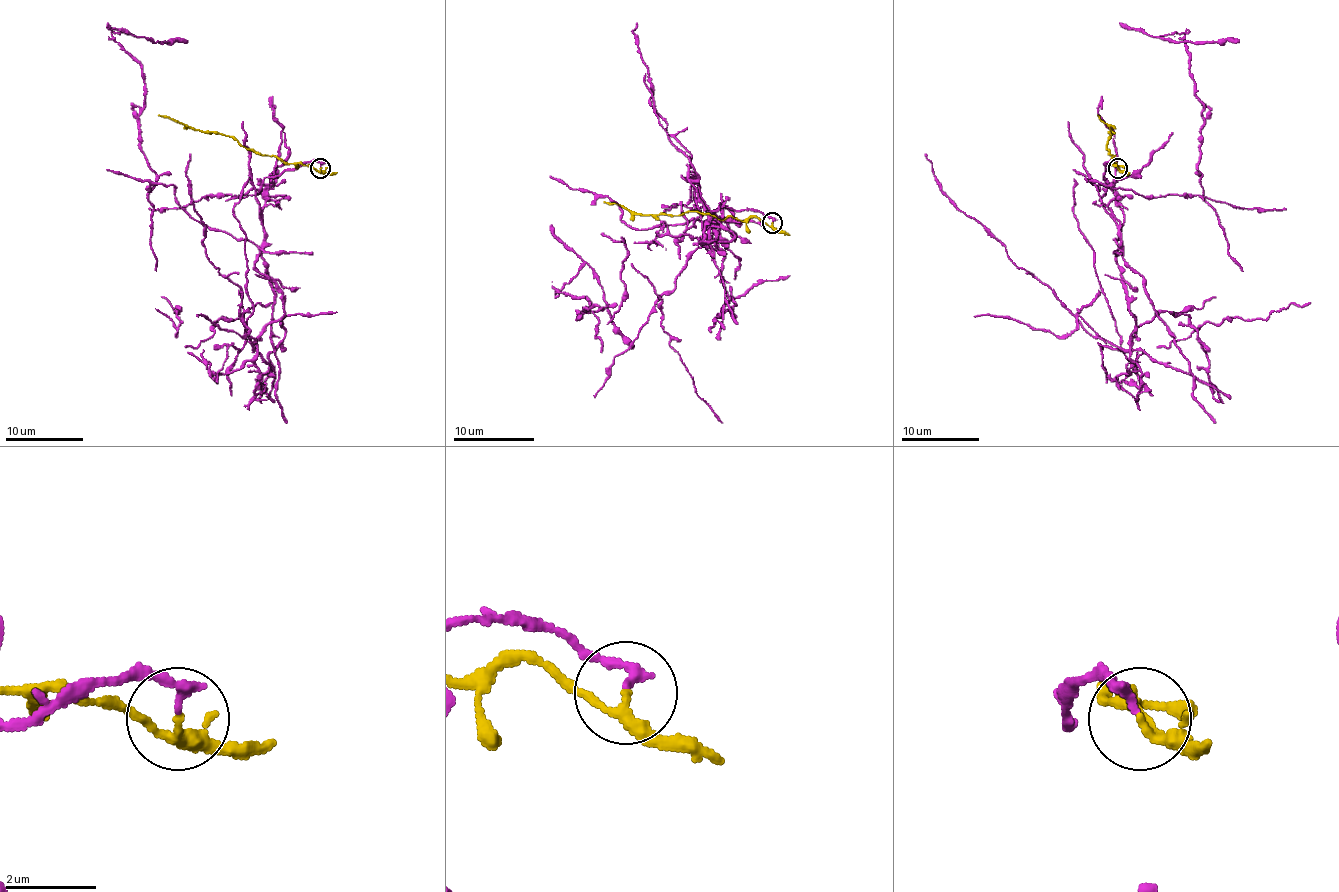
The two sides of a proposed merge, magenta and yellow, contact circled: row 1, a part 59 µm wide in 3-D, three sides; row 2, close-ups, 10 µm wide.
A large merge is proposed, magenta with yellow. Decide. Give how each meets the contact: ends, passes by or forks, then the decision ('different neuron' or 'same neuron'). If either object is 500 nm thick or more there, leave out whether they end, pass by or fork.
magenta ends; yellow passes by; different neuron

